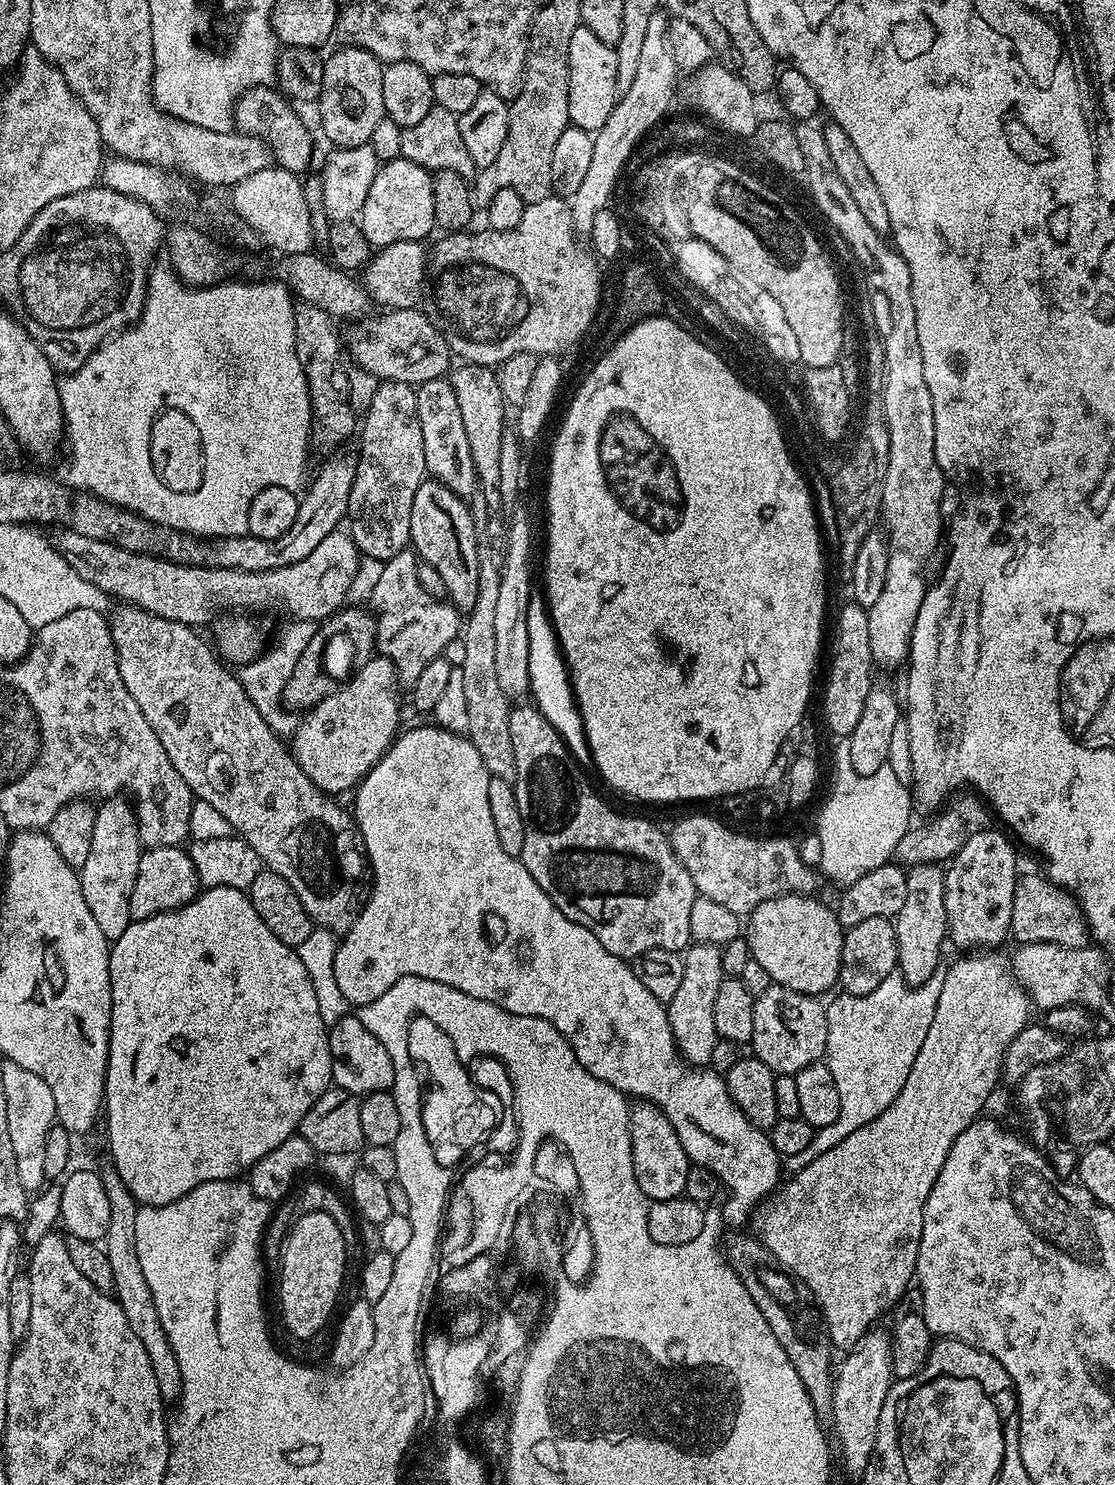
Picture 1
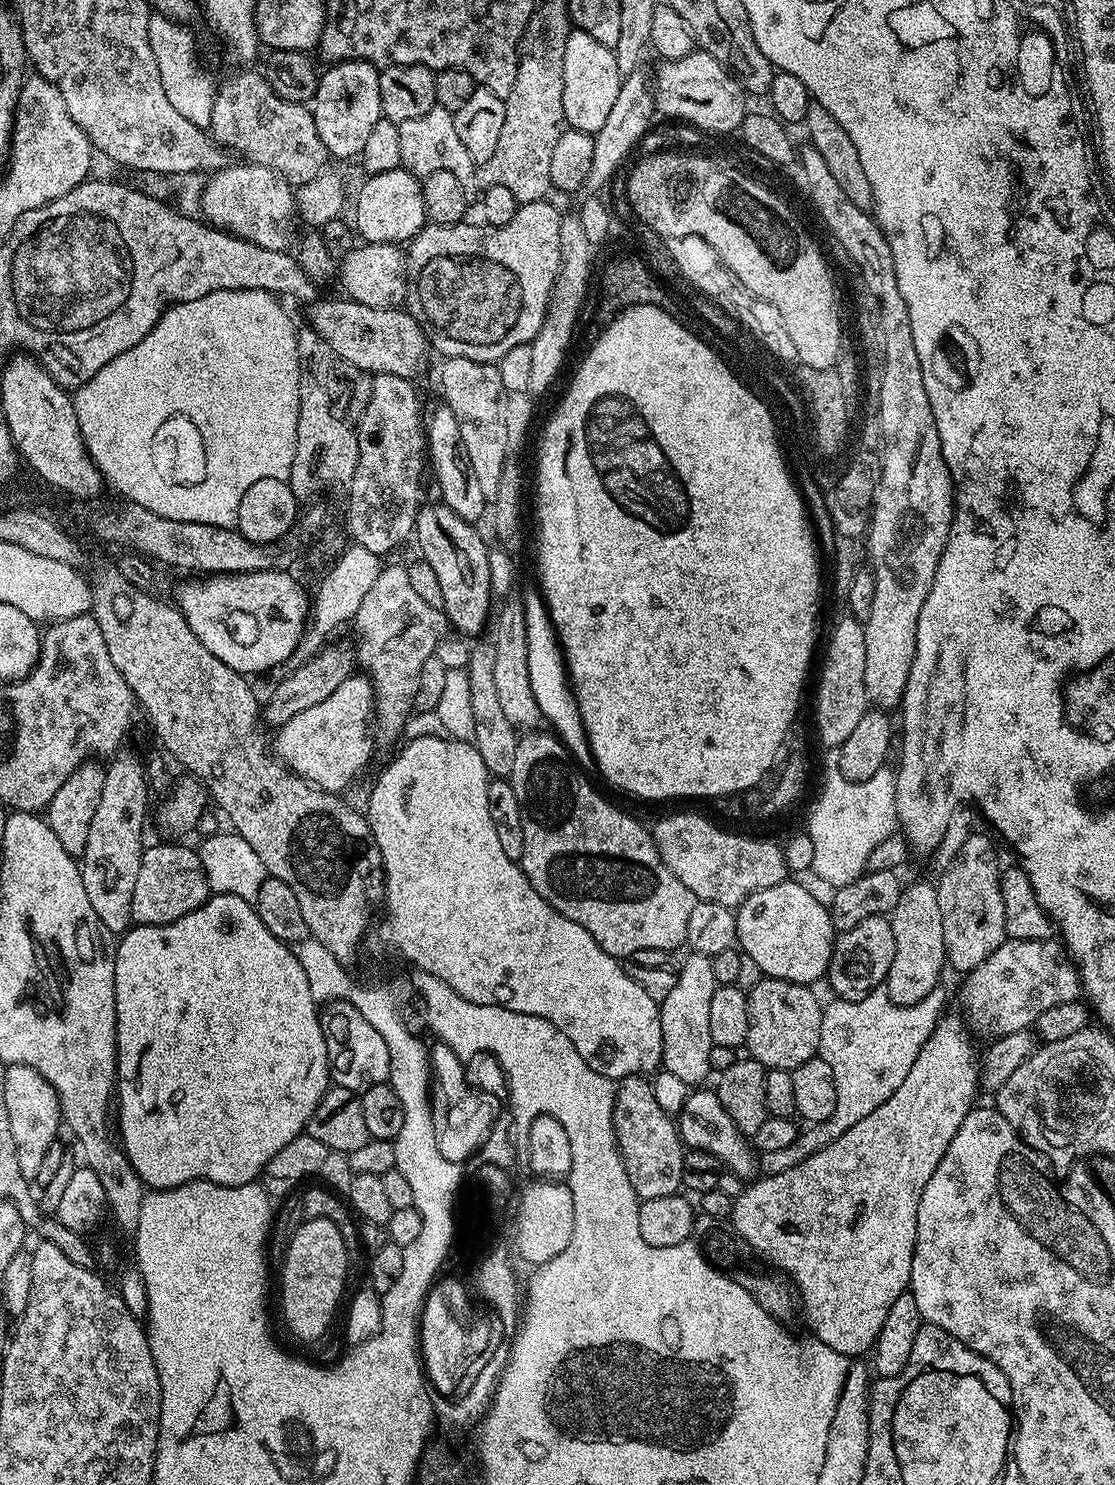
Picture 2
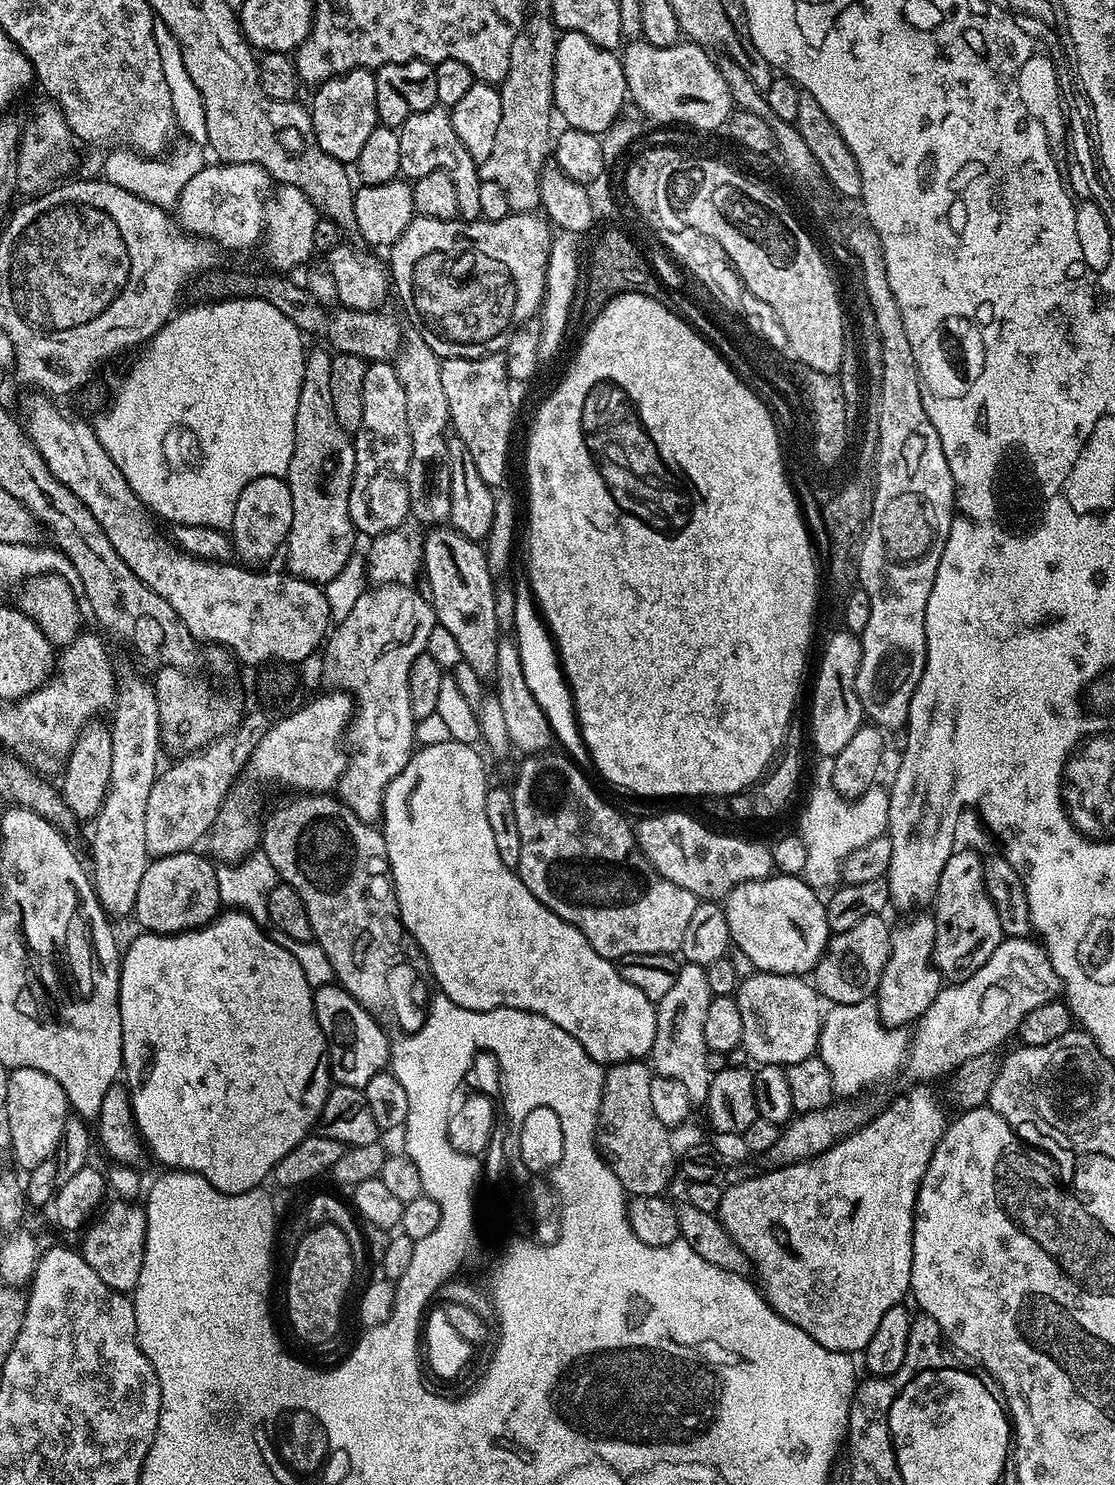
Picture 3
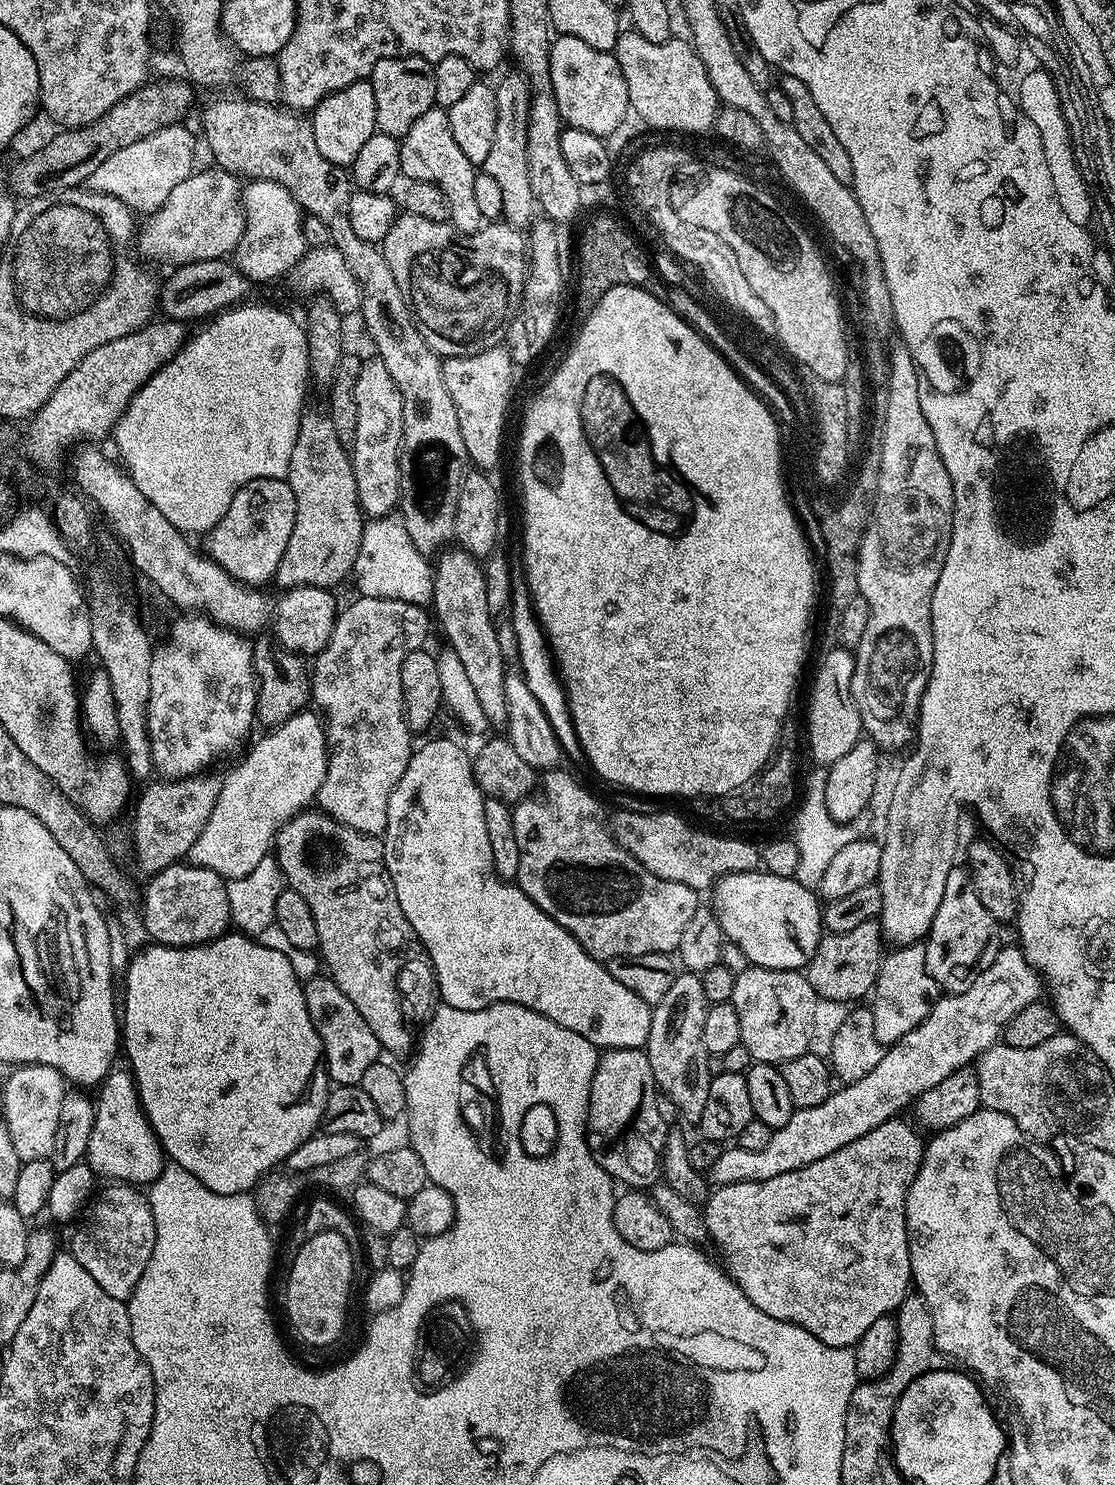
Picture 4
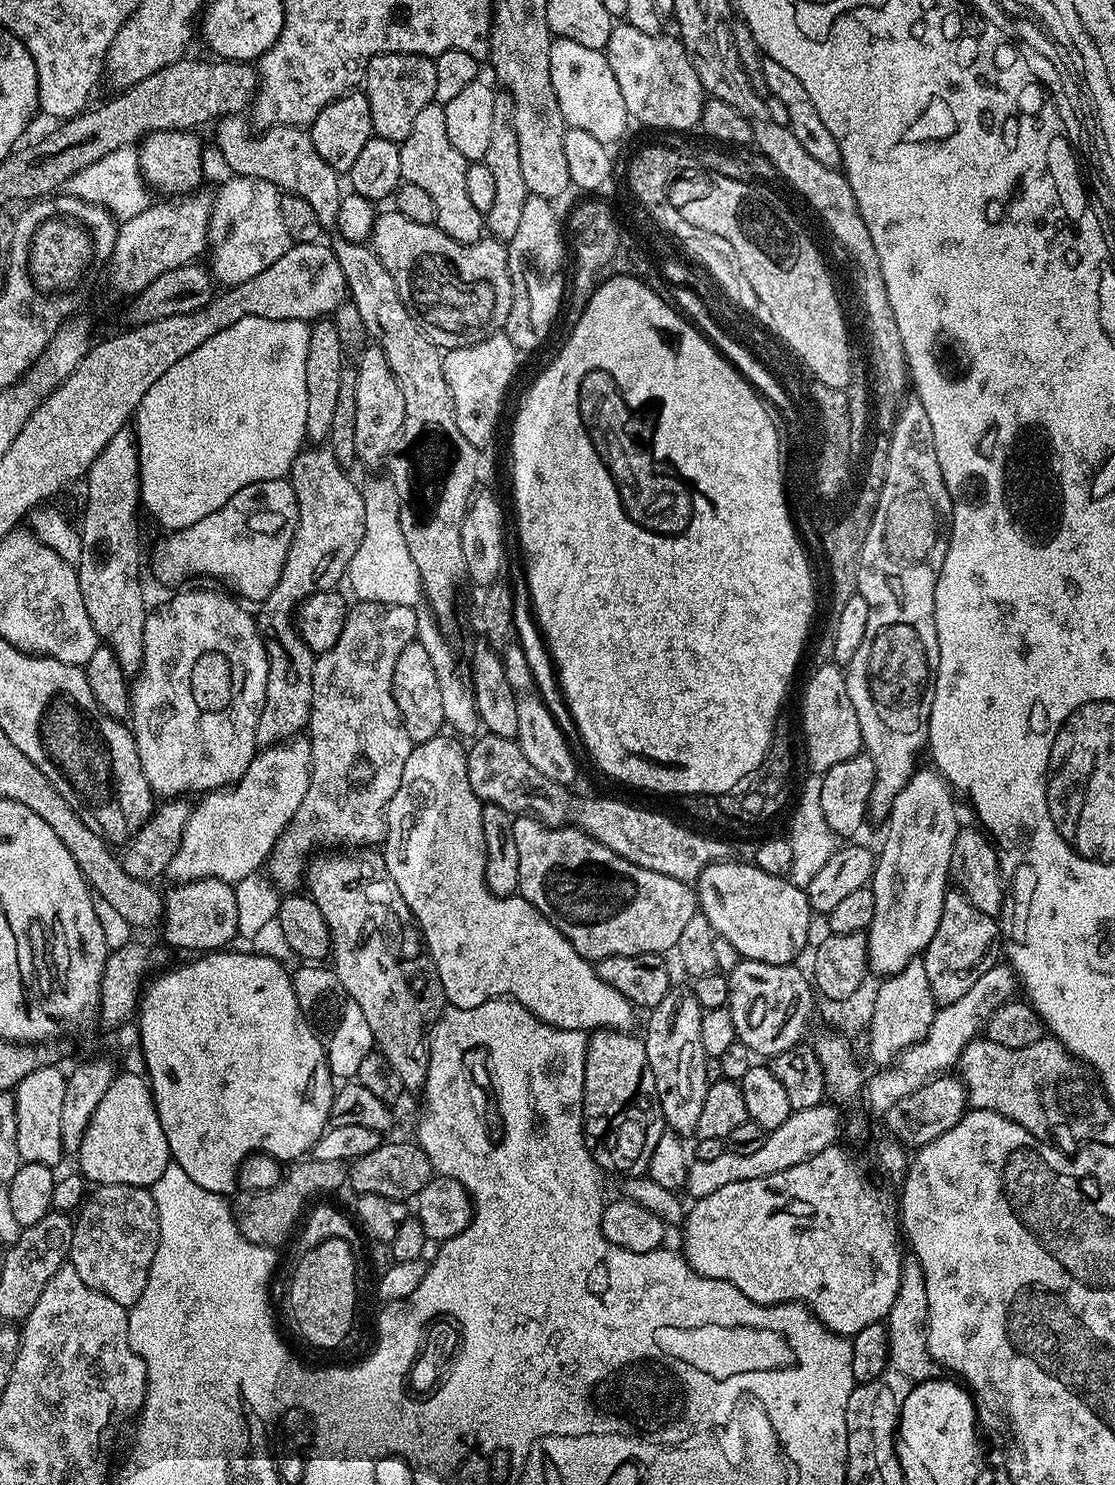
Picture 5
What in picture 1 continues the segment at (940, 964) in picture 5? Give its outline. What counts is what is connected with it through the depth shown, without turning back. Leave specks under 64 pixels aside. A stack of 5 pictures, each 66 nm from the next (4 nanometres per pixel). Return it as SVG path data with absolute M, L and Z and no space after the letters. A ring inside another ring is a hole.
M984 828L973 836L971 833L947 865L944 881L948 936L951 943L953 940L964 948L960 950L988 950L1009 939L1018 871L1013 841L1001 832L996 828Z

